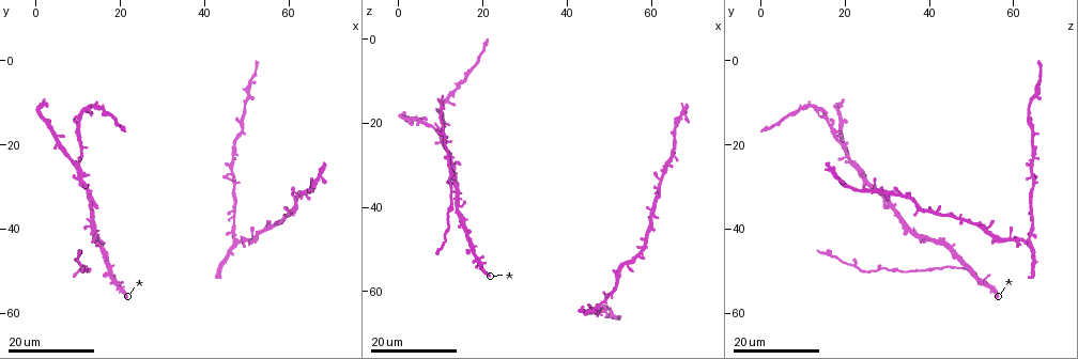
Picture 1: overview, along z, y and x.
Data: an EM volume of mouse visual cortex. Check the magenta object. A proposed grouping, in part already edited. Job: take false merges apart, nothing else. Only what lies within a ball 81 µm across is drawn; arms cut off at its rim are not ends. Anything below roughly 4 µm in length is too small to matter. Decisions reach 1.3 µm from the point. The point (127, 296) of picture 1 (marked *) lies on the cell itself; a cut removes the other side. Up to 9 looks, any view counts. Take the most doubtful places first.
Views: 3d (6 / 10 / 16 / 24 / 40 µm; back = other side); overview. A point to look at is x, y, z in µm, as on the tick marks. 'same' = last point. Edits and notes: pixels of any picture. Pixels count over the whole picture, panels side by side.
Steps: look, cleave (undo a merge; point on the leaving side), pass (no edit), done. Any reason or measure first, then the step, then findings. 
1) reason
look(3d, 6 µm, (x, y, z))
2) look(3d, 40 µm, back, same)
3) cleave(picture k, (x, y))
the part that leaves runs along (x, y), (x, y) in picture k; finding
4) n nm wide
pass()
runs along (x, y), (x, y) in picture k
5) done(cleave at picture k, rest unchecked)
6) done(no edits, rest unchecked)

look(3d, 24 µm, (12.0, 48.5, 45.0))

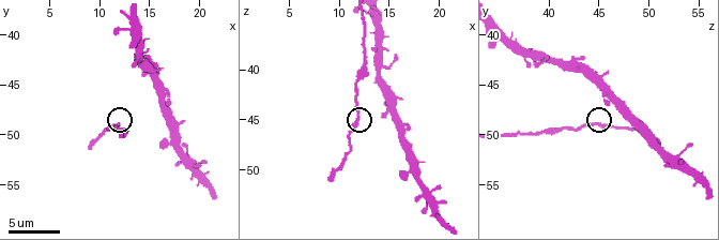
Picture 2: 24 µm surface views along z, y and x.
look(3d, 10 µm, (11.6, 49.0, 45.0))

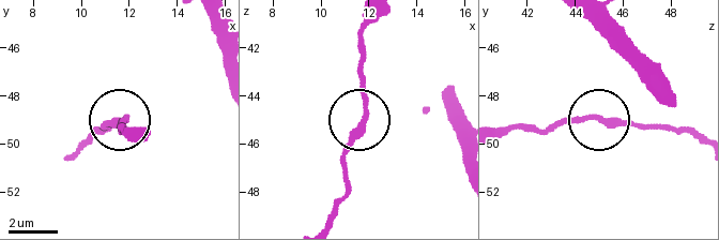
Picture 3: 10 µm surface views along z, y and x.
pass()
one cell here

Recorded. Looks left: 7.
four-way junction
look(3d, 16 µm, (47.5, 36.5, 64.0))

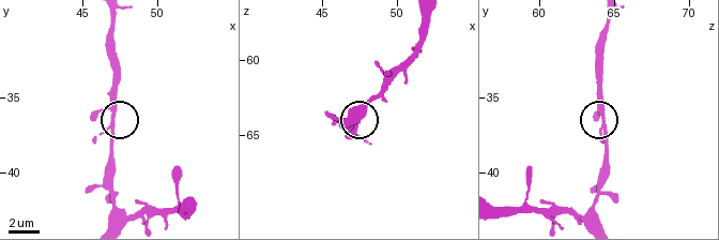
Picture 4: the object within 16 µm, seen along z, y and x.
closer look
look(3d, 10 µm, (47.0, 36.6, 64.4))

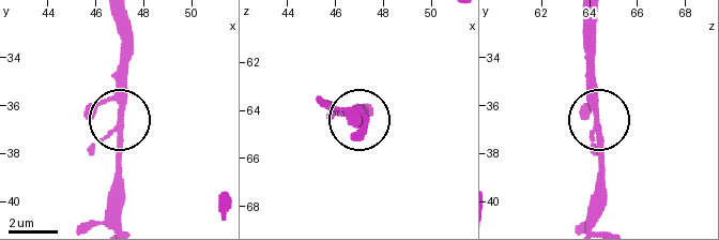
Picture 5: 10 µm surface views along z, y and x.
zoom in
look(3d, 6 µm, (47.0, 36.6, 64.2))

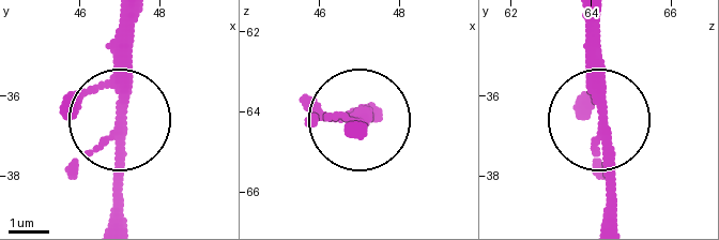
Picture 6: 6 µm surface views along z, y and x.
pass()
one cell here

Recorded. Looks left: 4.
thin arm on a thick one
look(3d, 24 µm, (10.0, 24.0, 22.0))

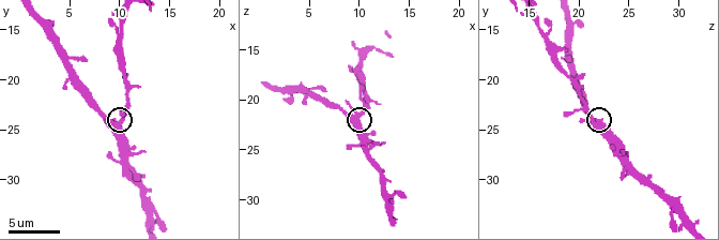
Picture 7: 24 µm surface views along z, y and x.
zoom in
look(3d, 10 µm, (10.0, 24.6, 21.4))

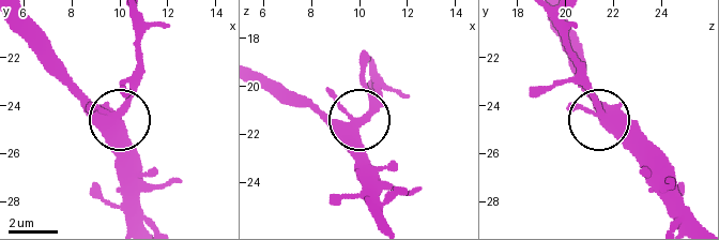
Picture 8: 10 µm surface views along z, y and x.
3 arms
pass()
all the same cell

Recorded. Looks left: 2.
thick turns thin
look(3d, 24 µm, (12.5, 50.0, 31.0))

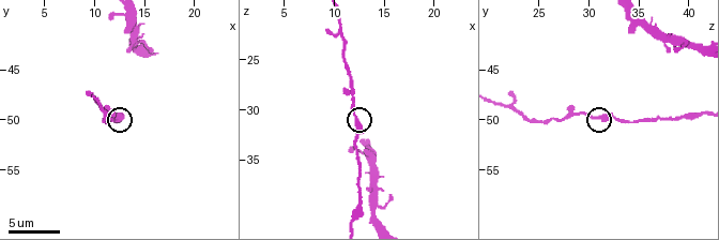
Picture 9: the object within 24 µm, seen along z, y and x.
look(3d, 10 µm, (12.0, 50.0, 30.6))

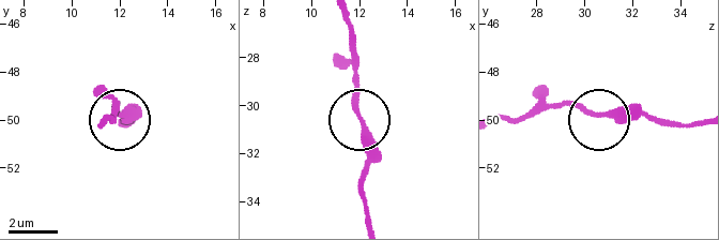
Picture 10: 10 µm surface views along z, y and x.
pass()
all the same cell

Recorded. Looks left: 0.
done(no edits, rest unchecked)

